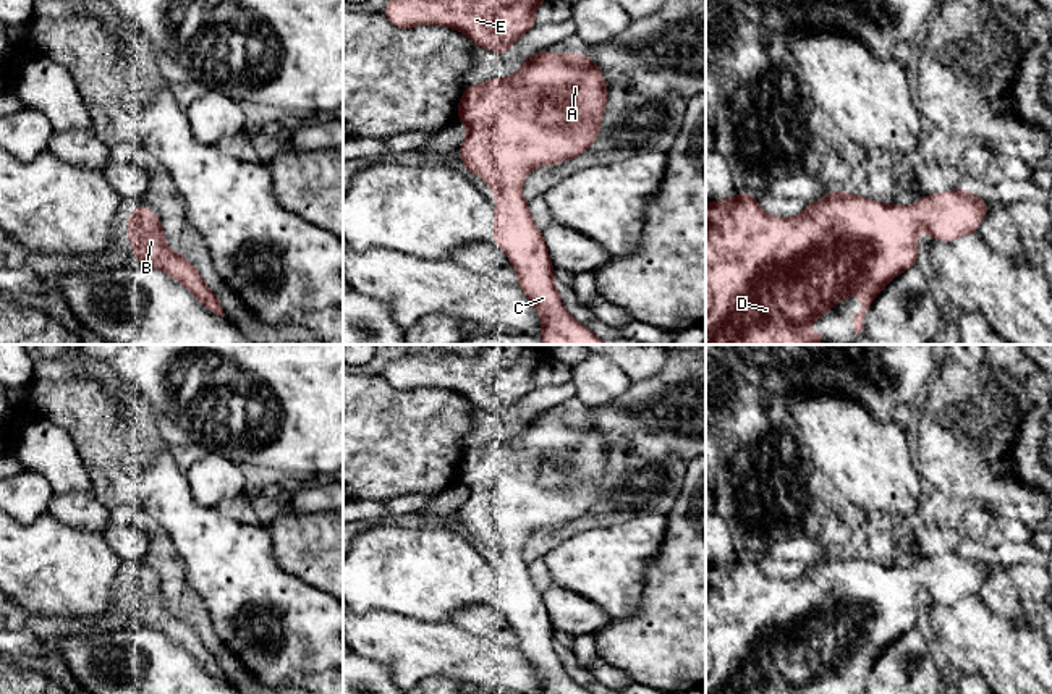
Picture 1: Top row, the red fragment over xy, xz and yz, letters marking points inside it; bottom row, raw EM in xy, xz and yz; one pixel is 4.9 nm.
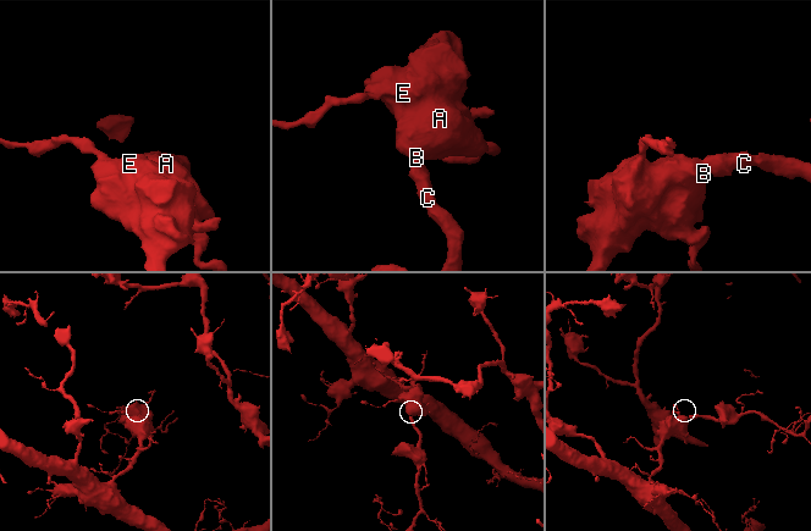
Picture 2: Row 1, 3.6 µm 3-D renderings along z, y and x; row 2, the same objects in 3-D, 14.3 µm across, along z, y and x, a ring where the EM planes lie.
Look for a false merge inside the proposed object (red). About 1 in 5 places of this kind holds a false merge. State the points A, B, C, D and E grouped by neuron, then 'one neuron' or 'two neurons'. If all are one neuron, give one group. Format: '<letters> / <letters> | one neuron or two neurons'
A B C D E | one neuron

